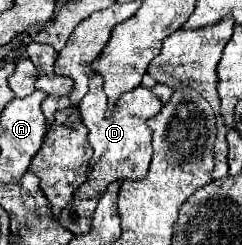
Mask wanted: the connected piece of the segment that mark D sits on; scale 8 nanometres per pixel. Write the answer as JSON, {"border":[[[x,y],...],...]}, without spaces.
{"border":[[[93,74],[89,80],[89,92],[79,102],[79,110],[83,116],[83,124],[89,128],[89,144],[93,146],[93,158],[89,162],[87,180],[75,192],[77,200],[101,198],[107,186],[115,180],[141,180],[147,174],[151,162],[151,130],[147,126],[147,118],[155,116],[163,104],[155,96],[151,88],[137,86],[131,92],[119,96],[117,104],[103,104],[103,78]]]}

